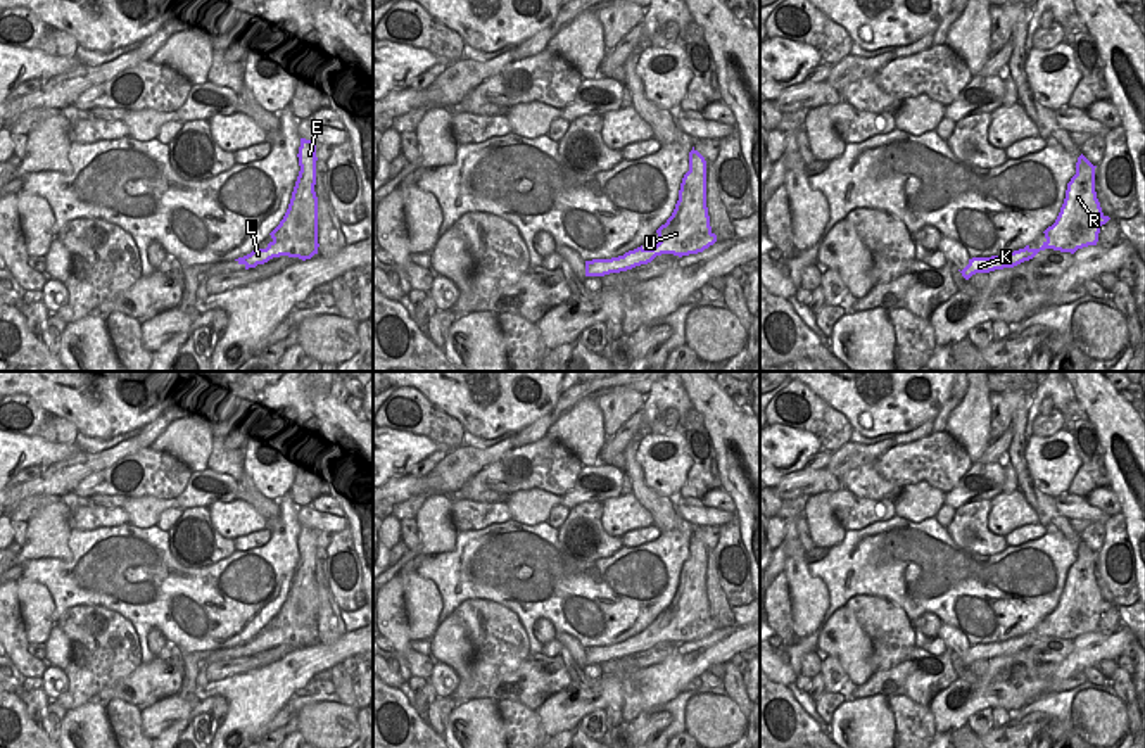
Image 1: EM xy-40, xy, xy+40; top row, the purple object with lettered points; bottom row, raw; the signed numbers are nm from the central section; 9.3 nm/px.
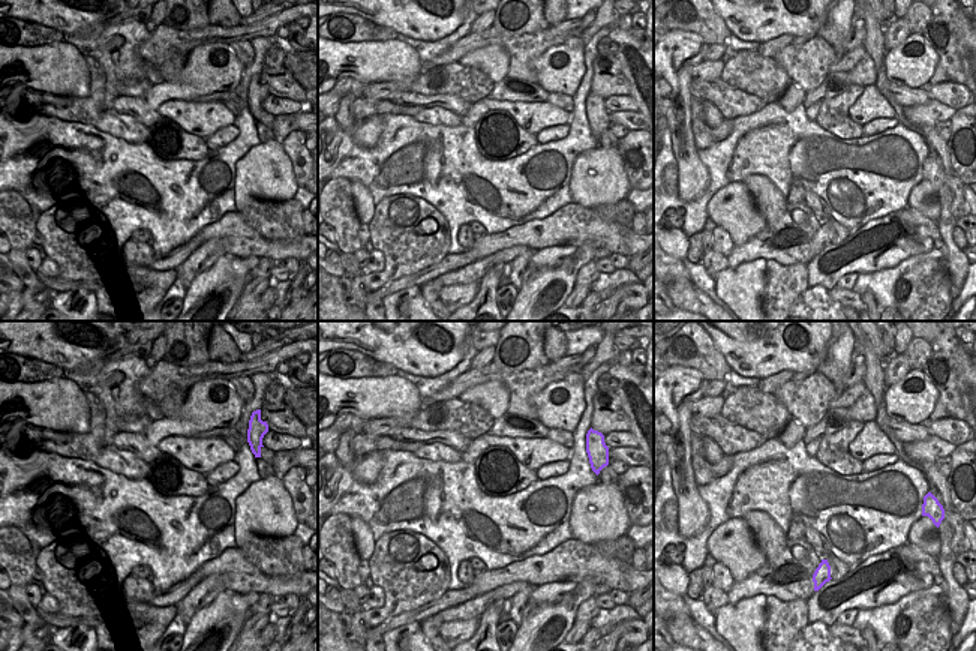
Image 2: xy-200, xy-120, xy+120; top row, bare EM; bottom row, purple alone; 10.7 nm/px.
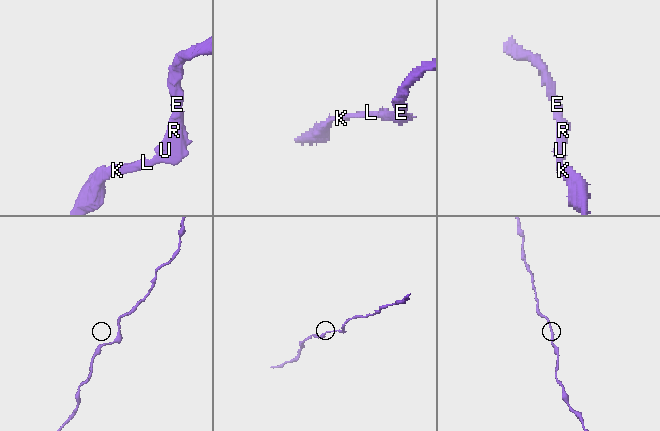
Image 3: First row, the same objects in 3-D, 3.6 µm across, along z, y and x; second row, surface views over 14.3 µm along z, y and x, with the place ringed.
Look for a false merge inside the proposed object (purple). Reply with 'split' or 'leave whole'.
leave whole

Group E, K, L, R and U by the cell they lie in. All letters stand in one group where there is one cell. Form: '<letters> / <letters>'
E K L R U

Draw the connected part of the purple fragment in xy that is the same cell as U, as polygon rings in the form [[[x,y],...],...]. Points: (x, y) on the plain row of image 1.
[[[693,534],[689,558],[684,561],[679,587],[672,603],[658,617],[660,629],[653,636],[642,632],[611,646],[585,648],[585,663],[604,663],[651,650],[656,643],[689,643],[717,629],[706,594],[706,548]]]

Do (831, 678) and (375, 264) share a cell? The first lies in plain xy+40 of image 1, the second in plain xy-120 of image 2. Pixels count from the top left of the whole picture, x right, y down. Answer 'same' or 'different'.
same

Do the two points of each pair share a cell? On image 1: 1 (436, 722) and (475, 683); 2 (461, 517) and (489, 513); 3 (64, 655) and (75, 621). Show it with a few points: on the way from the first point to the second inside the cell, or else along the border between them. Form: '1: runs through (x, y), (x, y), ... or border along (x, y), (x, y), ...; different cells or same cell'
1: border along (451, 695), (456, 703); different cells
2: runs through (468, 515), (482, 515); same cell
3: border along (56, 624), (73, 648), (73, 660), (64, 669); different cells

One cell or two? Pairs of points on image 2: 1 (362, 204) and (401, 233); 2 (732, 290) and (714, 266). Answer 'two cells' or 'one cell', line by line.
1: two cells
2: two cells

